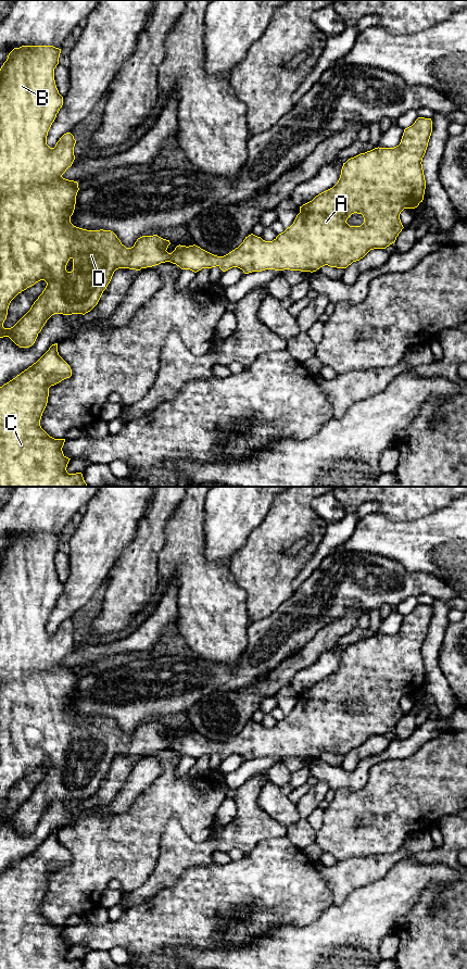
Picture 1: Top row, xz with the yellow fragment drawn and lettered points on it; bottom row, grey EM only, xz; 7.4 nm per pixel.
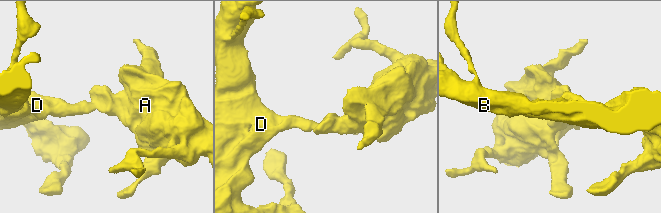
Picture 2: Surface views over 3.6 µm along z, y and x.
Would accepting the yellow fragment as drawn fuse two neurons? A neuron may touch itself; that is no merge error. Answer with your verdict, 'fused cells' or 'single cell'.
single cell

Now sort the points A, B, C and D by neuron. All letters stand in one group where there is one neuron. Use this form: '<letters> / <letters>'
A B C D

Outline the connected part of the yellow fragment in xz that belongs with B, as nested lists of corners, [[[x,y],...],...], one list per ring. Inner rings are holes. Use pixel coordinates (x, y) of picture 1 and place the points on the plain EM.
[[[22,532],[9,540],[0,555],[0,825],[9,823],[20,834],[31,833],[52,802],[85,802],[90,798],[118,755],[140,757],[165,748],[194,759],[216,753],[223,758],[238,754],[244,760],[265,756],[313,759],[325,752],[346,755],[370,737],[386,735],[394,730],[404,715],[400,706],[401,699],[404,695],[417,694],[424,687],[426,667],[421,649],[432,619],[432,607],[418,604],[412,613],[404,616],[399,632],[378,633],[343,650],[338,669],[300,693],[300,700],[293,710],[273,728],[265,728],[251,720],[238,734],[224,743],[214,742],[195,731],[179,731],[168,740],[166,737],[171,731],[169,727],[157,721],[142,722],[131,734],[126,734],[111,717],[87,717],[71,709],[79,675],[77,668],[65,666],[62,662],[75,646],[76,627],[71,619],[66,619],[54,634],[47,631],[48,618],[63,592],[63,583],[59,580],[54,567],[54,555],[59,551],[60,540],[61,536],[53,532]],[[354,700],[363,702],[364,709],[361,713],[350,713],[346,709]],[[40,767],[45,767],[47,772],[30,796],[13,814],[4,815],[3,809],[11,788]]]

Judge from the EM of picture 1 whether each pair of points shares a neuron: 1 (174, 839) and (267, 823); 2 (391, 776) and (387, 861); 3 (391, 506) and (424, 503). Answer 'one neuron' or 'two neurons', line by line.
1: one neuron
2: two neurons
3: one neuron

